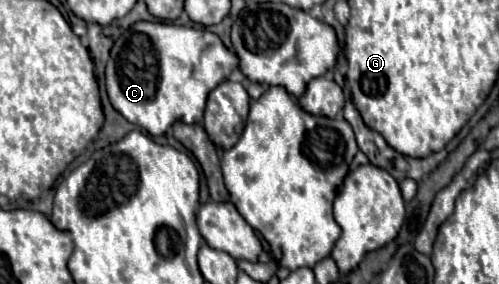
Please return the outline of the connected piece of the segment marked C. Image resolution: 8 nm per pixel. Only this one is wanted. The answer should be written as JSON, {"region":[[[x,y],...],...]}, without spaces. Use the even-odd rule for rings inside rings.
{"region":[[[134,22],[122,36],[114,42],[110,50],[110,60],[106,64],[106,90],[112,106],[136,126],[142,126],[152,136],[164,134],[176,120],[186,124],[202,122],[204,106],[208,94],[238,68],[238,56],[234,50],[226,48],[218,34],[206,28],[176,26],[164,22]]]}

